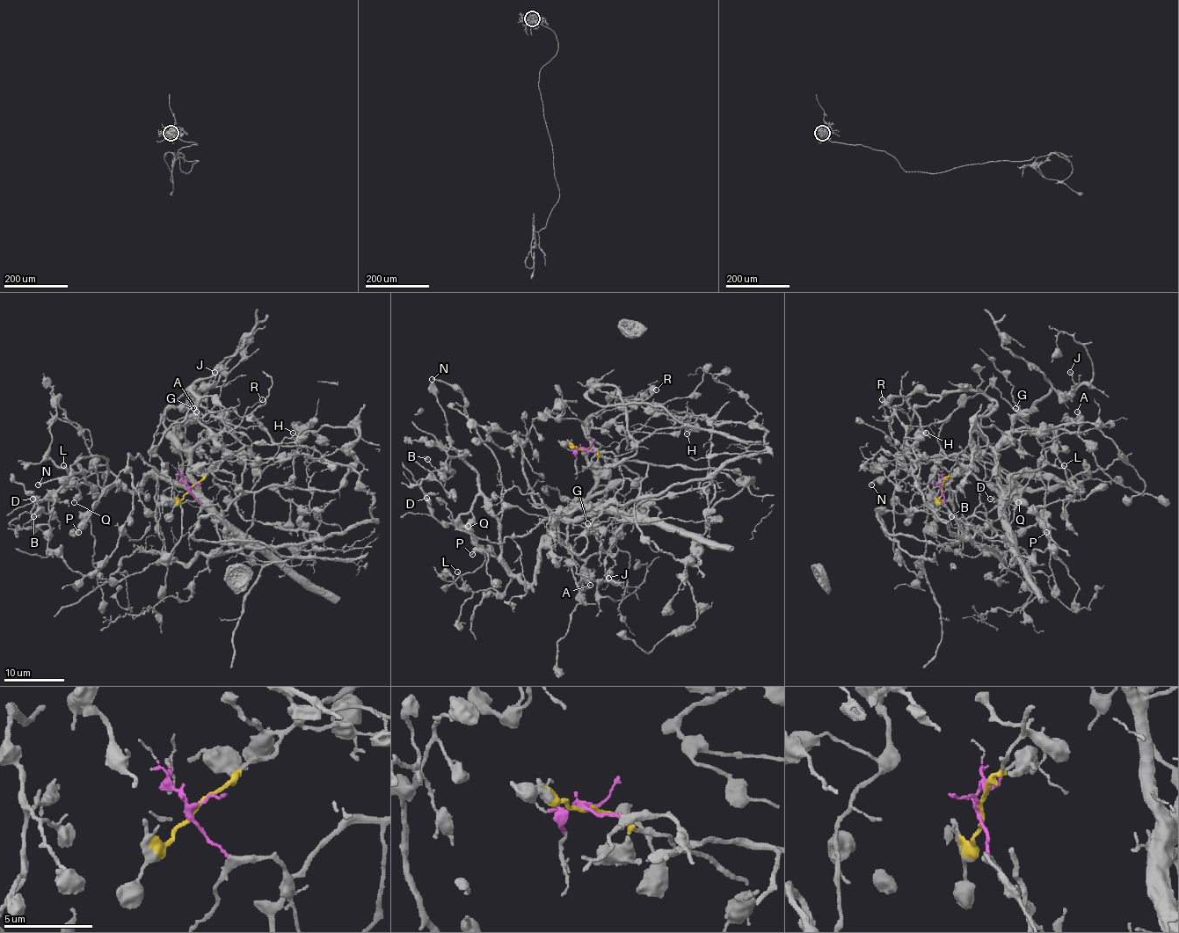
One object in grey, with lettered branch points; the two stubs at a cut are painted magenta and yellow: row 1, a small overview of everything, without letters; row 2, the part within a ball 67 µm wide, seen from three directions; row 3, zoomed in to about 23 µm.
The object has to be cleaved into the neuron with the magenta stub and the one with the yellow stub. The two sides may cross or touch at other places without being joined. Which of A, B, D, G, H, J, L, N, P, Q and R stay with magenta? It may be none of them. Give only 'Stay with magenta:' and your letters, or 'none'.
Stay with magenta: none

